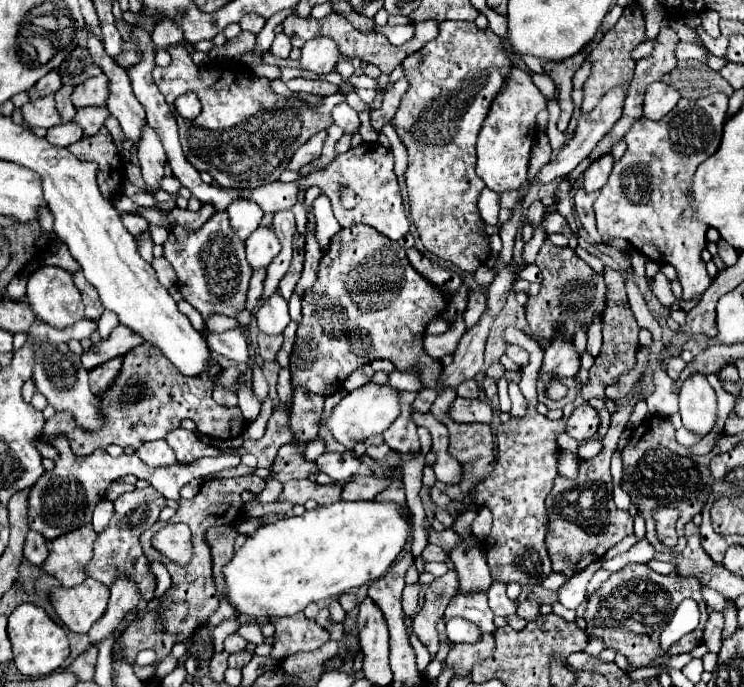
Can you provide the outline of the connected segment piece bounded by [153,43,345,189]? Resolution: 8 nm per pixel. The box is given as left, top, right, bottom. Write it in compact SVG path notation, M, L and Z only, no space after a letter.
M181 43L169 47L167 51L171 53L173 61L169 67L153 69L155 85L165 95L165 101L171 109L175 109L175 99L185 91L191 91L199 97L203 109L197 119L189 121L175 113L181 147L187 161L197 171L207 171L221 187L255 189L259 185L277 181L279 165L289 163L297 145L305 143L317 131L331 127L333 107L345 101L343 95L335 93L323 97L323 103L313 107L295 95L277 95L267 77L251 73L251 69L241 61L221 59L199 67L193 63L189 51Z

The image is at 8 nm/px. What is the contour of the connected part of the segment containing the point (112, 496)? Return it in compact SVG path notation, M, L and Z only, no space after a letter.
M114 481L111 483L111 485L109 485L109 489L107 489L107 495L105 495L105 498L109 499L109 501L115 501L119 495L123 495L123 493L127 493L127 491L134 491L135 489L135 485Z

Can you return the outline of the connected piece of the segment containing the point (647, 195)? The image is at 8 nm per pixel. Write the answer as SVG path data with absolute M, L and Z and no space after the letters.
M709 95L697 101L681 99L673 111L669 111L661 121L651 119L637 119L633 123L631 131L625 135L627 151L621 157L621 161L615 163L609 181L599 189L599 197L595 201L595 215L597 215L597 227L607 241L609 237L621 237L631 243L639 253L643 253L647 259L659 263L659 265L673 265L677 271L677 277L683 285L683 299L693 299L701 295L709 285L711 277L705 269L705 263L701 259L701 251L705 249L705 233L709 227L697 219L685 219L683 211L689 207L689 187L691 179L695 175L695 169L709 159L721 143L723 137L723 123L727 113L727 95Z

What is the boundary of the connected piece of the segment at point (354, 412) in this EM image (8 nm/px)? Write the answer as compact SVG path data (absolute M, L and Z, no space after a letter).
M373 381L365 383L363 387L355 389L353 393L347 393L339 405L333 409L331 417L327 419L327 427L331 429L333 437L343 443L347 449L353 449L355 443L365 441L373 435L381 435L389 425L399 417L401 413L401 401L399 401L399 391L393 389L389 383L377 385Z

